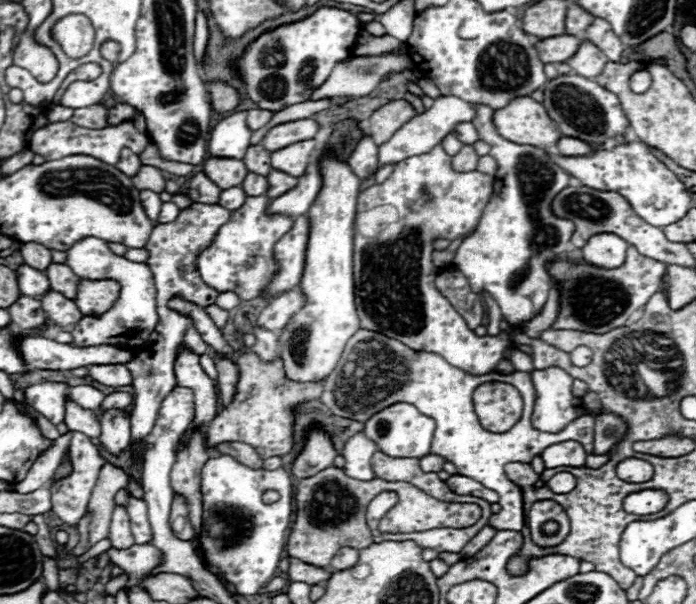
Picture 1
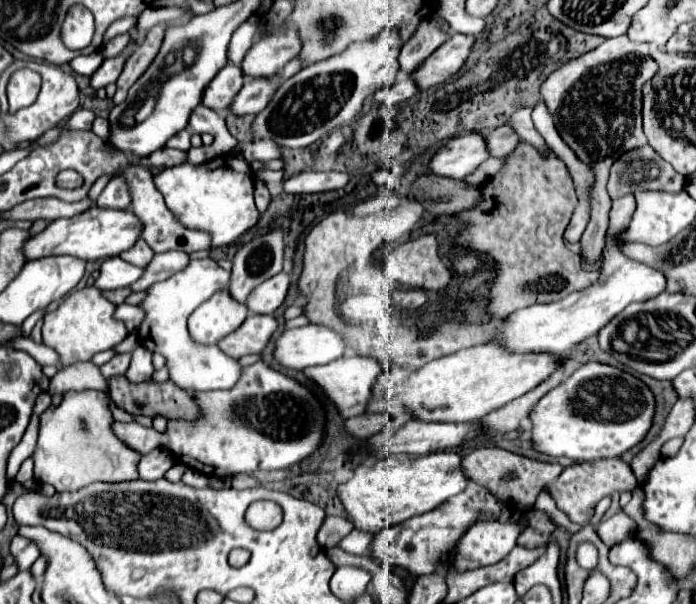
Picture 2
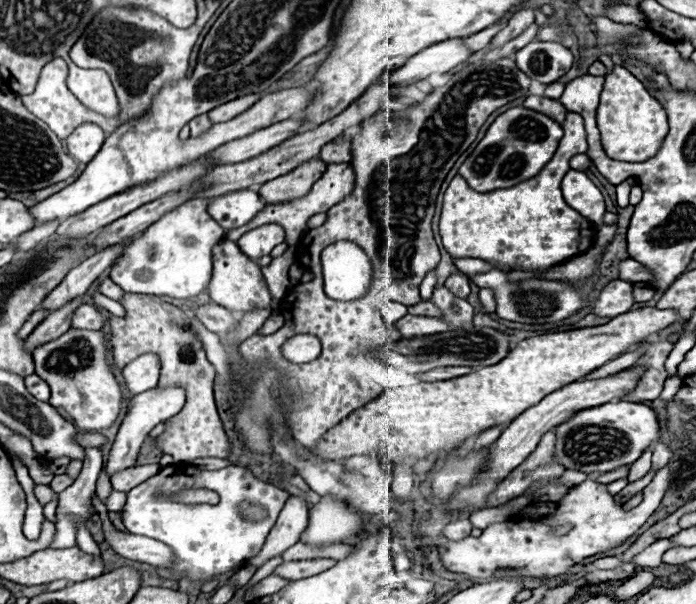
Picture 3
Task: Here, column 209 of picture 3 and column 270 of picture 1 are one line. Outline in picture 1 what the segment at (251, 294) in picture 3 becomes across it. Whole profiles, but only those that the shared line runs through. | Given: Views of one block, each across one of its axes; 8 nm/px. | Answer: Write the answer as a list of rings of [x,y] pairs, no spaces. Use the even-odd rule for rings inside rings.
[[[306,214],[306,216],[298,216],[298,220],[294,220],[292,230],[282,240],[278,240],[274,254],[280,262],[280,272],[272,280],[266,294],[278,296],[300,284],[300,278],[304,274],[304,264],[306,264],[308,234],[310,234],[310,220]]]

